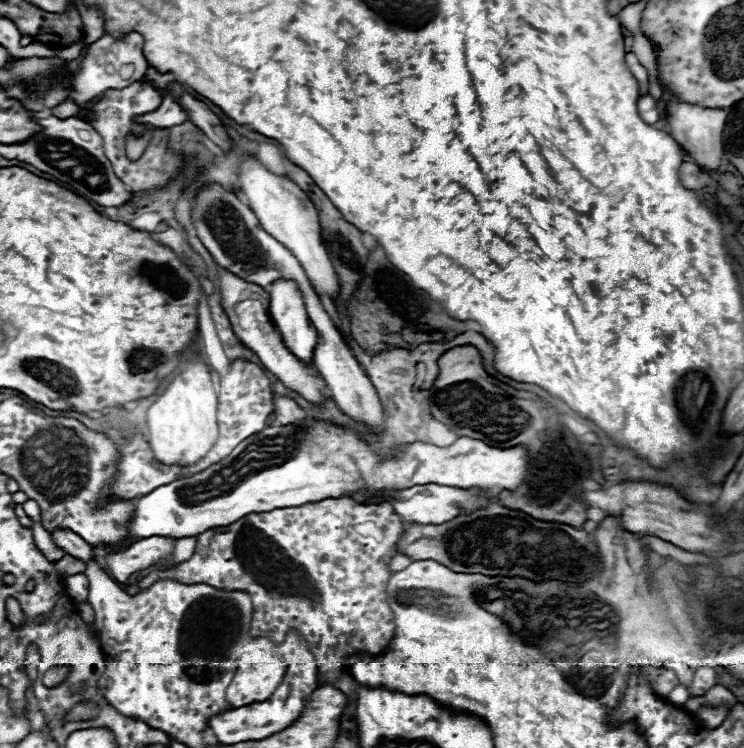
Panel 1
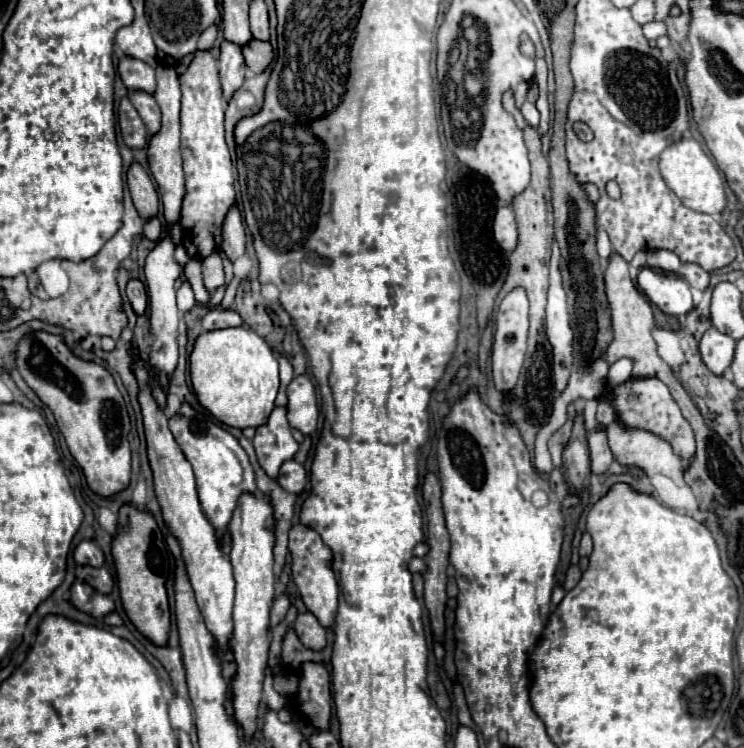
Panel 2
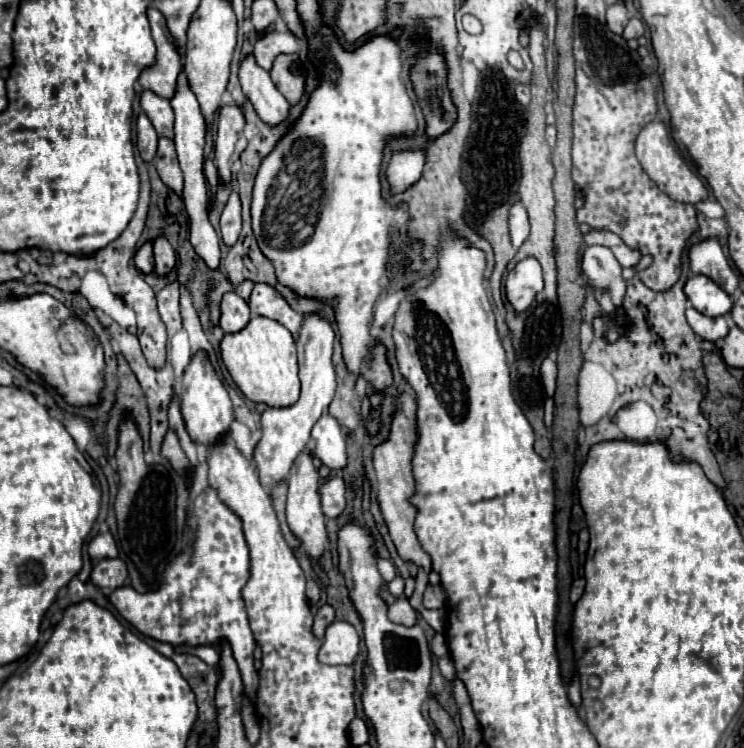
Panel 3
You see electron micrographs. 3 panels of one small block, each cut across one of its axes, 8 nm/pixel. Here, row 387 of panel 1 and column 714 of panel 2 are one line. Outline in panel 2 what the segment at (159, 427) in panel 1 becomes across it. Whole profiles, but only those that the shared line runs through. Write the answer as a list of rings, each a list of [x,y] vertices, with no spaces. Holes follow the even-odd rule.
[[[680,138],[678,142],[672,142],[662,154],[660,154],[660,174],[668,188],[680,198],[680,202],[696,212],[706,214],[720,214],[726,206],[726,194],[722,176],[716,168],[716,164],[706,156],[702,146],[694,138]]]

